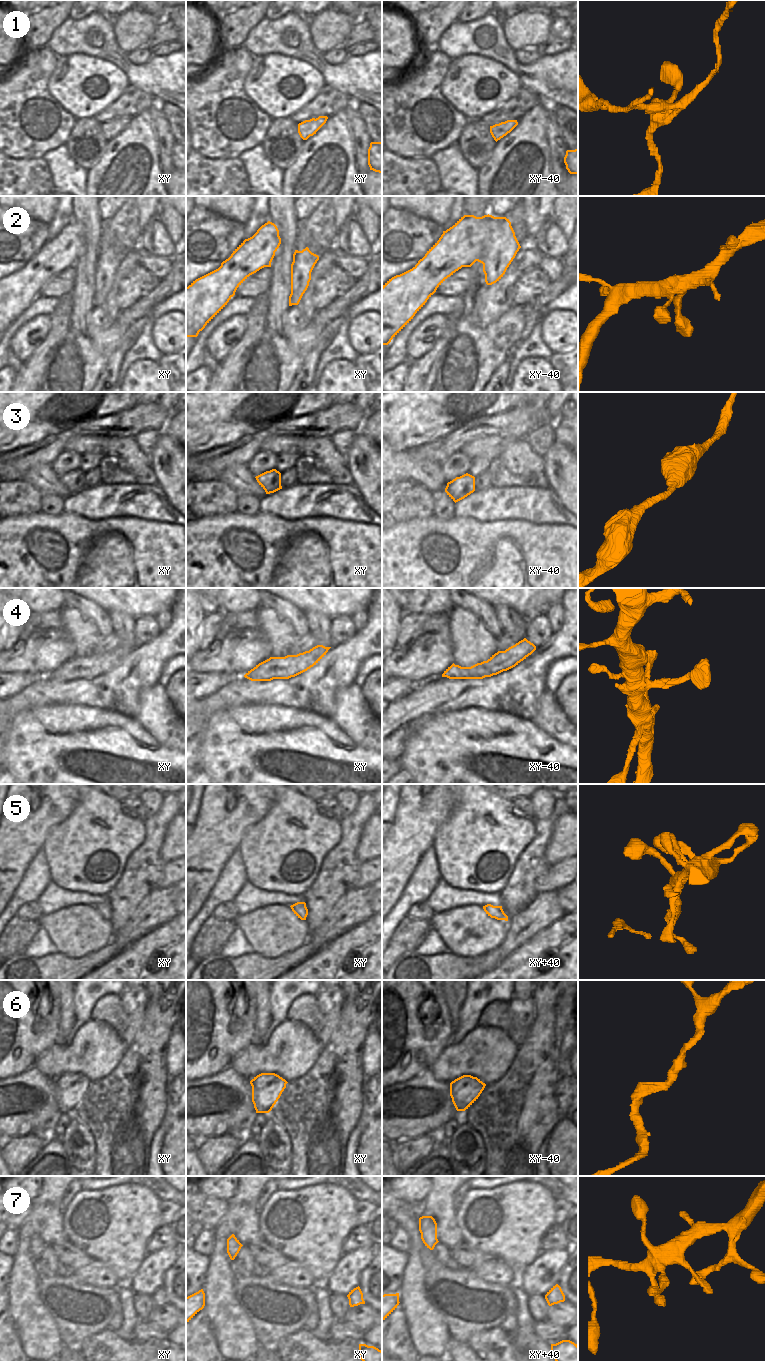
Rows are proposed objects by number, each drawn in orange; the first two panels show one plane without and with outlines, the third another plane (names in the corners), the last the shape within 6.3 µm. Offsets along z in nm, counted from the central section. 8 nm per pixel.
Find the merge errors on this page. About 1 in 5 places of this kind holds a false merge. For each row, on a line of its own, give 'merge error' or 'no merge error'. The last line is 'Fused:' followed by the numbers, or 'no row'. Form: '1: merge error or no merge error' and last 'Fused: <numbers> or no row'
1: merge error
2: no merge error
3: no merge error
4: no merge error
5: no merge error
6: no merge error
7: no merge error
Fused: 1

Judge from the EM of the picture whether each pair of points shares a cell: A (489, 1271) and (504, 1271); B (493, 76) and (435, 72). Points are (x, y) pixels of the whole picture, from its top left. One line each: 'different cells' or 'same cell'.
A: same cell
B: different cells

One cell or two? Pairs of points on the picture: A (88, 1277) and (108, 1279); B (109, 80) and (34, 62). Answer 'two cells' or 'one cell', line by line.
A: one cell
B: two cells

